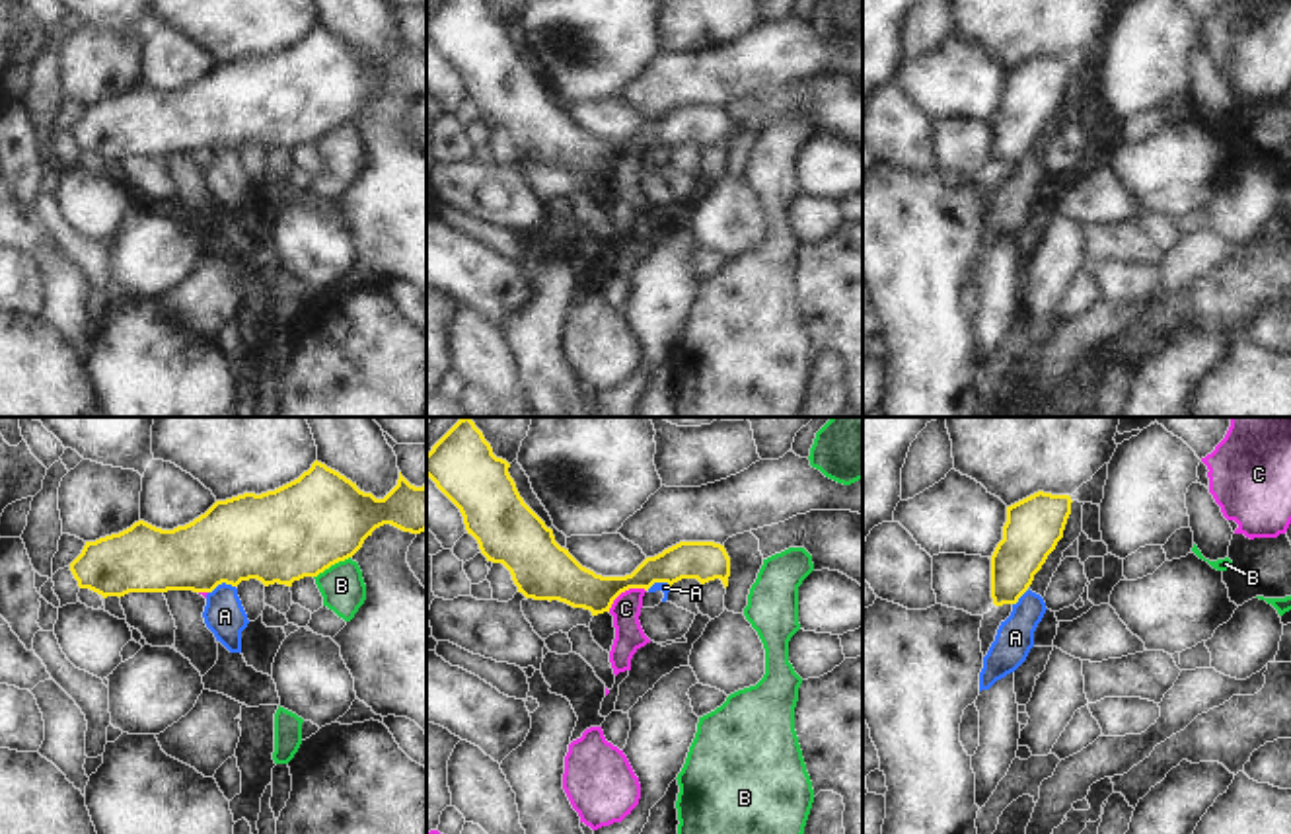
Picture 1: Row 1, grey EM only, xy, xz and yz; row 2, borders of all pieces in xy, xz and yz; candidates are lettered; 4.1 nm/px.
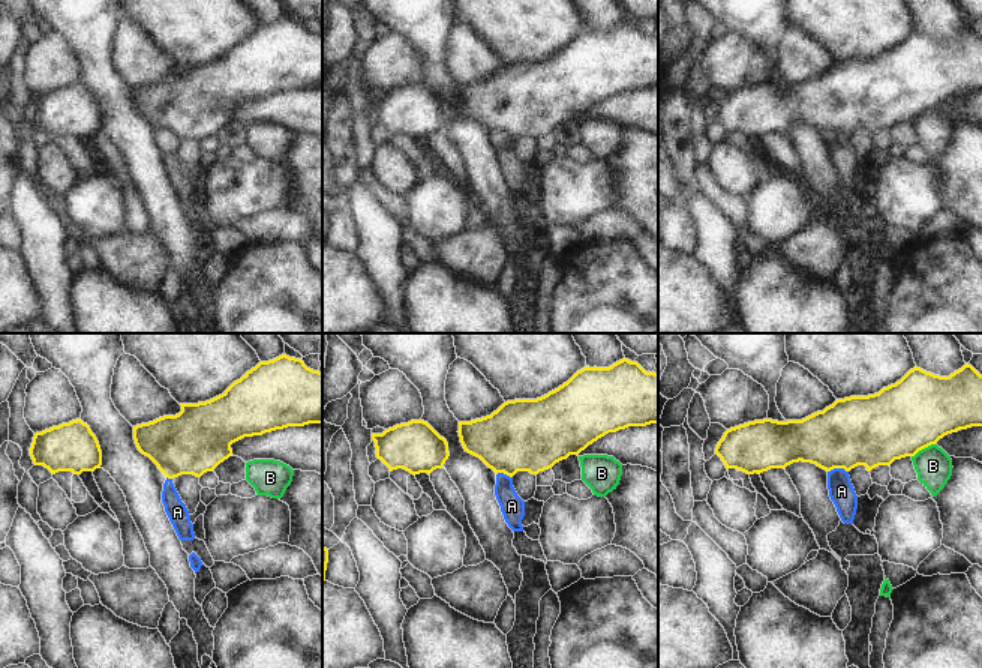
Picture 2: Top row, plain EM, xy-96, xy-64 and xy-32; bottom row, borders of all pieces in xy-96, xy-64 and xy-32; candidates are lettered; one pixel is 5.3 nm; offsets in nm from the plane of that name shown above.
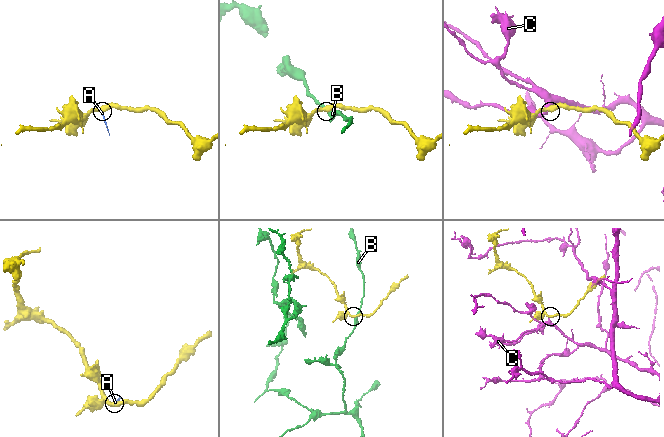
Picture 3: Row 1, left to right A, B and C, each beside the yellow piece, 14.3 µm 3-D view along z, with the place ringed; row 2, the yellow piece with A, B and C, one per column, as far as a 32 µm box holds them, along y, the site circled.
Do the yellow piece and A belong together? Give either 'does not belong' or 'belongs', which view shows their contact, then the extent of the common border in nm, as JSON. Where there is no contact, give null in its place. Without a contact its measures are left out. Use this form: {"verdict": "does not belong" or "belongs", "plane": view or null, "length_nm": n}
{"verdict": "does not belong", "plane": "xy", "length_nm": 120}

